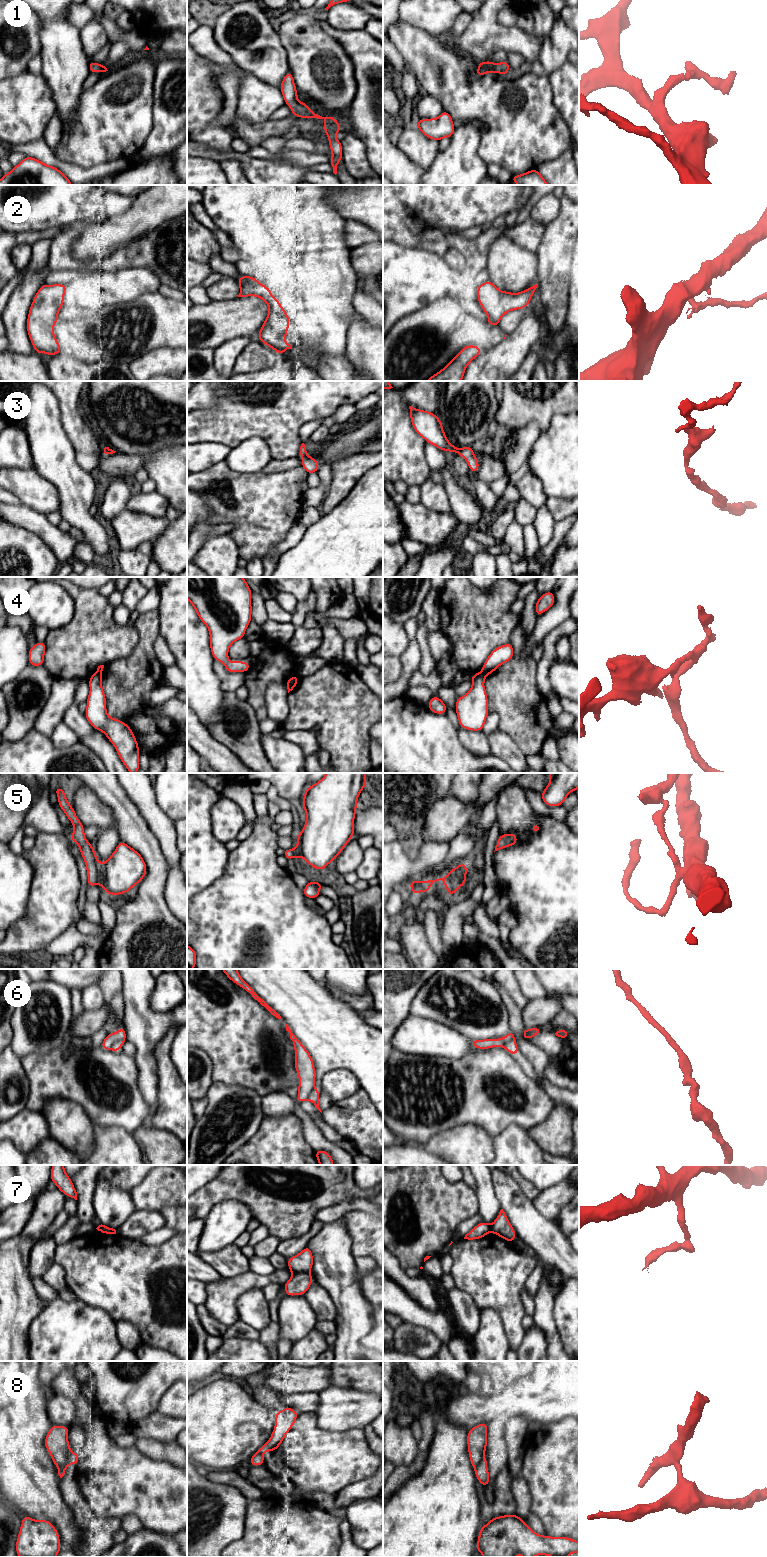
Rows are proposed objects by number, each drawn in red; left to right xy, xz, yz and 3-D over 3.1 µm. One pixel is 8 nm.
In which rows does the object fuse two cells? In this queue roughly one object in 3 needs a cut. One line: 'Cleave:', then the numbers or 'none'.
Cleave: 2, 4, 5, 7, 8

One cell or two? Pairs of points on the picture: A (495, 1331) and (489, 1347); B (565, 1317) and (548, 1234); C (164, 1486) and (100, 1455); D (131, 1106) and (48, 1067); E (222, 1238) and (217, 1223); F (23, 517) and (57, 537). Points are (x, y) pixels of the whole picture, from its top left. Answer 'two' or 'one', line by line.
A: one
B: two
C: one
D: one
E: one
F: one

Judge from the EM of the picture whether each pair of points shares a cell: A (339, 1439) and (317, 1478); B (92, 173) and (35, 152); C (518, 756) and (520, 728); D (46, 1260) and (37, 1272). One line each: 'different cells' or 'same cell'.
A: same cell
B: same cell
C: different cells
D: same cell

